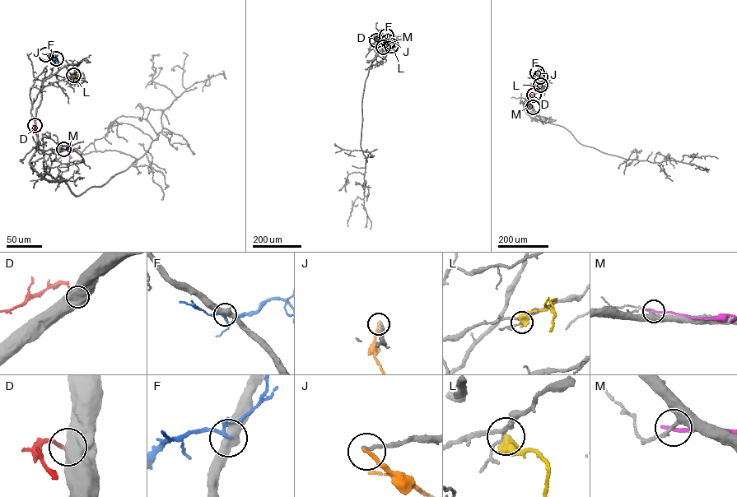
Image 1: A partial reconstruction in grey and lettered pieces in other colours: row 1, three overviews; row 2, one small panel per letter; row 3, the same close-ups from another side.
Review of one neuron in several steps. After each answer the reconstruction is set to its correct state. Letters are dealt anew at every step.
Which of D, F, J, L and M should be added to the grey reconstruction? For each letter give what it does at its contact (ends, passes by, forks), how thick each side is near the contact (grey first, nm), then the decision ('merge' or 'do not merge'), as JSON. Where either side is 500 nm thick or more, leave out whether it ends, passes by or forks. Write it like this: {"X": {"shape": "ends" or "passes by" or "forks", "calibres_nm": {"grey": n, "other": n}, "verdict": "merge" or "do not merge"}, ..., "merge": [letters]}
{"D": {"calibres_nm": {"grey": 750, "other": 170}, "verdict": "do not merge"}, "F": {"calibres_nm": {"grey": 500, "other": 130}, "verdict": "do not merge"}, "J": {"shape": "ends", "calibres_nm": {"grey": 200, "other": 180}, "verdict": "do not merge"}, "L": {"calibres_nm": {"grey": 170, "other": 550}, "verdict": "do not merge"}, "M": {"shape": "ends", "calibres_nm": {"grey": 240, "other": 220}, "verdict": "do not merge"}, "merge": []}

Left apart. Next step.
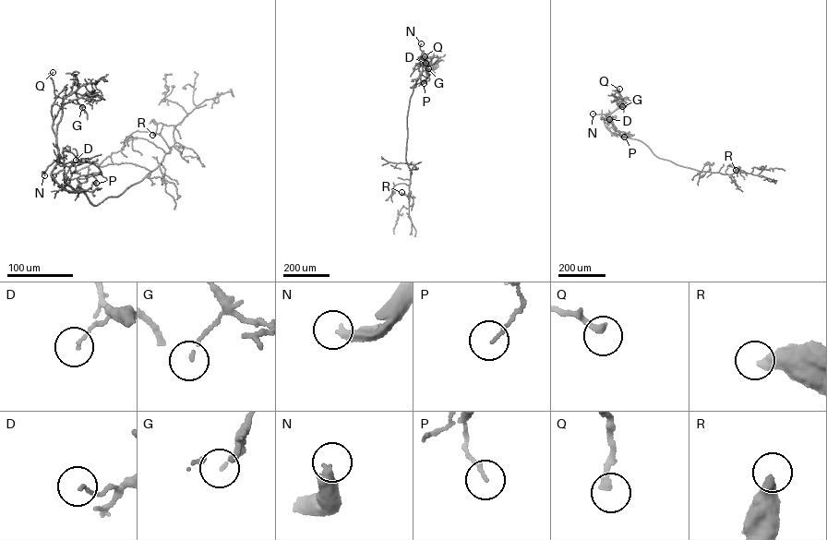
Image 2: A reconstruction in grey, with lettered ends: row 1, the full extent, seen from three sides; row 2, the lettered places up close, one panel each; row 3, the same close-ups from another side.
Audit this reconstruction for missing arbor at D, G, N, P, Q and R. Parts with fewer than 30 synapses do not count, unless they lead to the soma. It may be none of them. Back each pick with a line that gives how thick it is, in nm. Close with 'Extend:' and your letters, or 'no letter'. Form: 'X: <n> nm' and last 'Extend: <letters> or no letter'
N: 380 nm
Extend: N

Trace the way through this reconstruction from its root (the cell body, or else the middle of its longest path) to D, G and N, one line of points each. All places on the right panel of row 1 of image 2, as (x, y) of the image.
D: (664, 159), (656, 156), (641, 141), (610, 131), (605, 123), (609, 119)
G: (664, 159), (641, 141), (606, 128), (605, 120), (617, 107), (617, 102), (622, 106)
N: (664, 159), (656, 156), (641, 141), (610, 131), (605, 123), (608, 116), (593, 114)

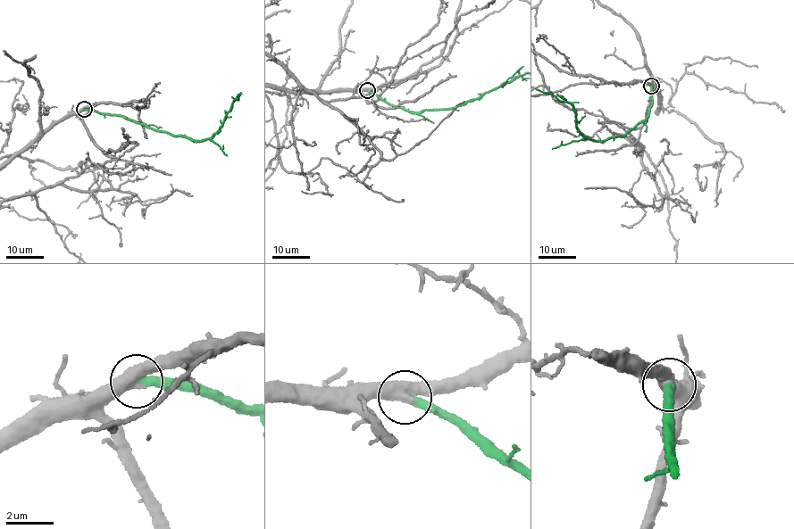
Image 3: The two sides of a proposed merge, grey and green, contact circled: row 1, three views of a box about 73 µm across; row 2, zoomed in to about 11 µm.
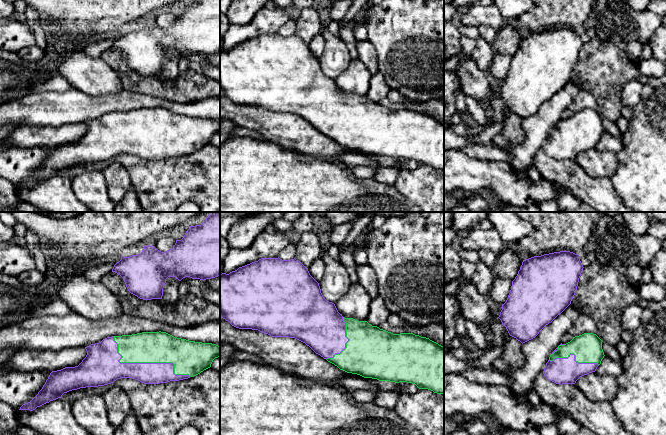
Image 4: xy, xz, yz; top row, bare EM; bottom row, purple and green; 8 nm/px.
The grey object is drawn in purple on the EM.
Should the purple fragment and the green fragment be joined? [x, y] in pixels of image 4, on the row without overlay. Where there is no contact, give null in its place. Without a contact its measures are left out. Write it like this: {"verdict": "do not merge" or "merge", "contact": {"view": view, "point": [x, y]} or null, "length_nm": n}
{"verdict": "merge", "contact": {"view": "xy", "point": [146, 139]}, "length_nm": 700}

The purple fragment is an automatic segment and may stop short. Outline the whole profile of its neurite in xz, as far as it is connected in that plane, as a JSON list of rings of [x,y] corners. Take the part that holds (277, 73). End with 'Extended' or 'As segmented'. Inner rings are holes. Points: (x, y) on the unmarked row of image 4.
[[[261,34],[229,50],[220,50],[220,93],[239,105],[258,106],[271,113],[295,114],[347,149],[379,157],[412,159],[419,165],[444,170],[443,122],[413,109],[393,110],[367,97],[343,93],[335,80],[323,73],[319,59],[310,51],[308,44],[295,34]]]. Extended

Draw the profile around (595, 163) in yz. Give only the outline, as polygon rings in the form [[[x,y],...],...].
[[[596,148],[580,153],[575,161],[589,176],[595,178],[611,178],[618,166],[615,153],[599,151]]]

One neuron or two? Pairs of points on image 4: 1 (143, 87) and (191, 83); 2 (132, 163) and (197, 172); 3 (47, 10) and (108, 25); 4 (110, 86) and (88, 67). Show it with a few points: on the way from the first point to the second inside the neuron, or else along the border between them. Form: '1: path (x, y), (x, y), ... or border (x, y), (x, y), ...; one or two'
1: path (155, 87), (179, 88); one
2: path (148, 172), (181, 172); one
3: path (62, 14), (93, 15); one
4: path (105, 81), (93, 72); one

